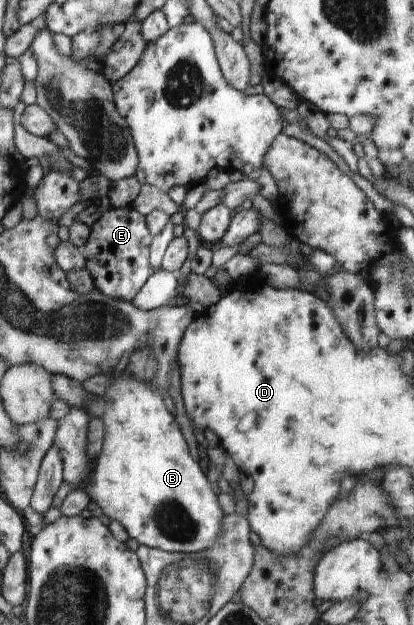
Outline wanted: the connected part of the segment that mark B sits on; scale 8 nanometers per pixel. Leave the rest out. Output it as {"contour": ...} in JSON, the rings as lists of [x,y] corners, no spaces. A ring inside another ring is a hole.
{"contour":[[[123,371],[119,377],[113,379],[112,376],[104,399],[107,406],[100,419],[105,427],[105,436],[100,455],[91,471],[91,482],[86,489],[91,501],[102,509],[108,519],[121,523],[129,537],[136,539],[140,546],[185,555],[208,549],[221,534],[224,510],[216,501],[216,492],[212,491],[208,478],[198,467],[199,463],[194,463],[190,457],[178,423],[168,413],[158,391]]]}

